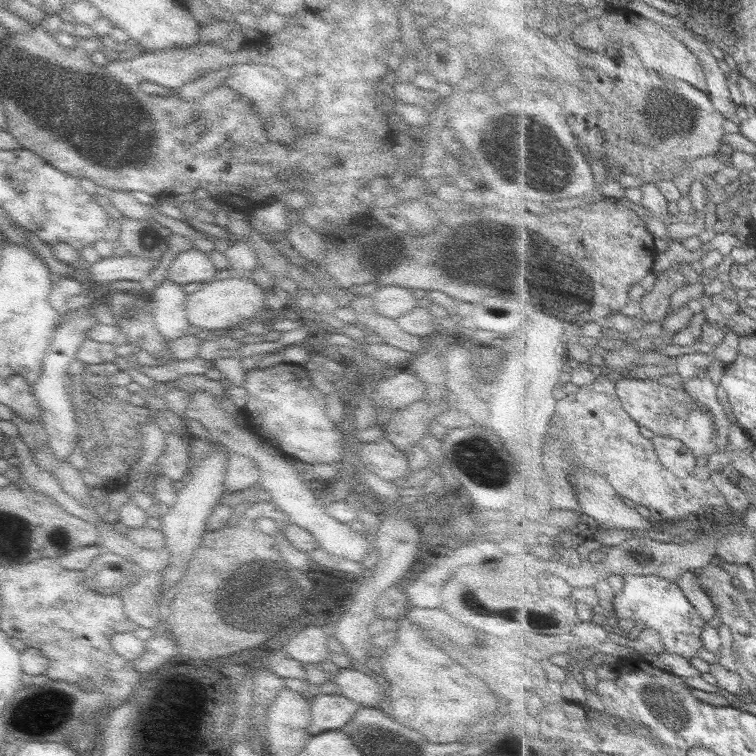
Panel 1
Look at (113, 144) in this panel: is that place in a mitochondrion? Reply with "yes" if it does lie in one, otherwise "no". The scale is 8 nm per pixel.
yes

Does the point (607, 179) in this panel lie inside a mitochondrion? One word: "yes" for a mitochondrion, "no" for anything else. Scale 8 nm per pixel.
no

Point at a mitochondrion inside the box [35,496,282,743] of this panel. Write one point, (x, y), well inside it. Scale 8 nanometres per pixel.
(57, 539)

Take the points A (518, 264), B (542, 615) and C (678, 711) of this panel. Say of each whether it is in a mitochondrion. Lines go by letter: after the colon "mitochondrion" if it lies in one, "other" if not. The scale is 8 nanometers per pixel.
A: mitochondrion
B: mitochondrion
C: mitochondrion

